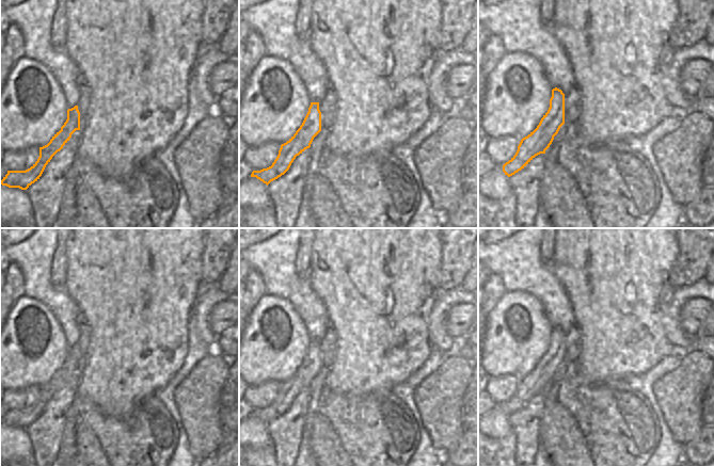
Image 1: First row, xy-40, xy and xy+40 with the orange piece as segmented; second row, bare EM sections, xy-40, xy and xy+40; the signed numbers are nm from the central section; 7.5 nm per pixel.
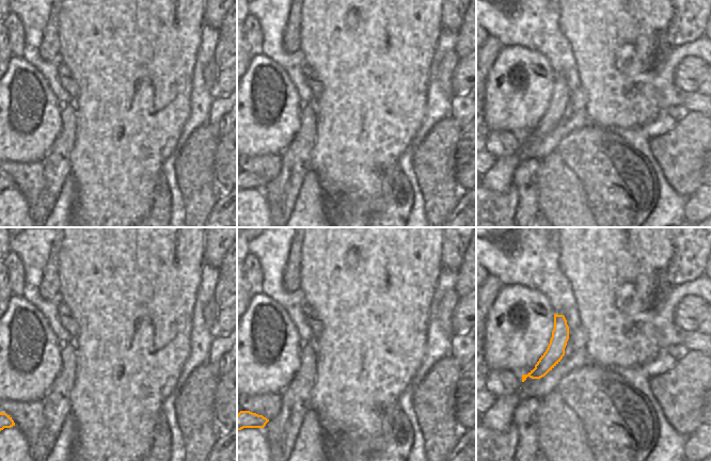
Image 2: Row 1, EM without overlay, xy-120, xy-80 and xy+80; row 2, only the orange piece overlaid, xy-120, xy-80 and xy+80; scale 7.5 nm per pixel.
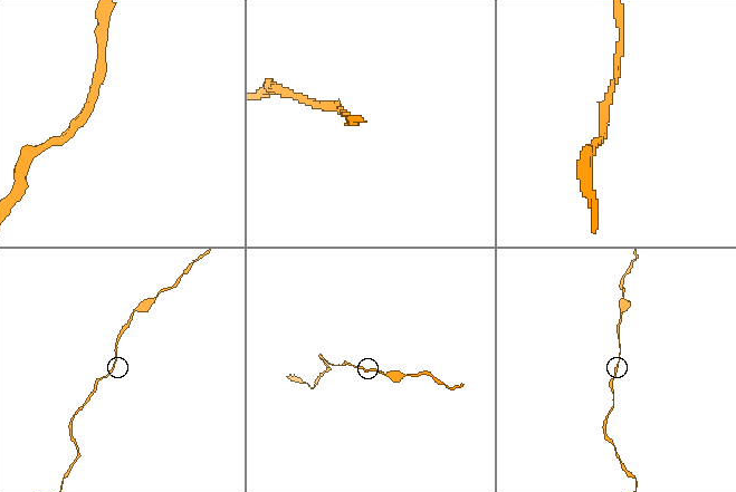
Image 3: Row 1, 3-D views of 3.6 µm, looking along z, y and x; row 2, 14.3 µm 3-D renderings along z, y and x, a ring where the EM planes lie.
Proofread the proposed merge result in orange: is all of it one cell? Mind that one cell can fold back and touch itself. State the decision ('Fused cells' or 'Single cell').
Single cell.

